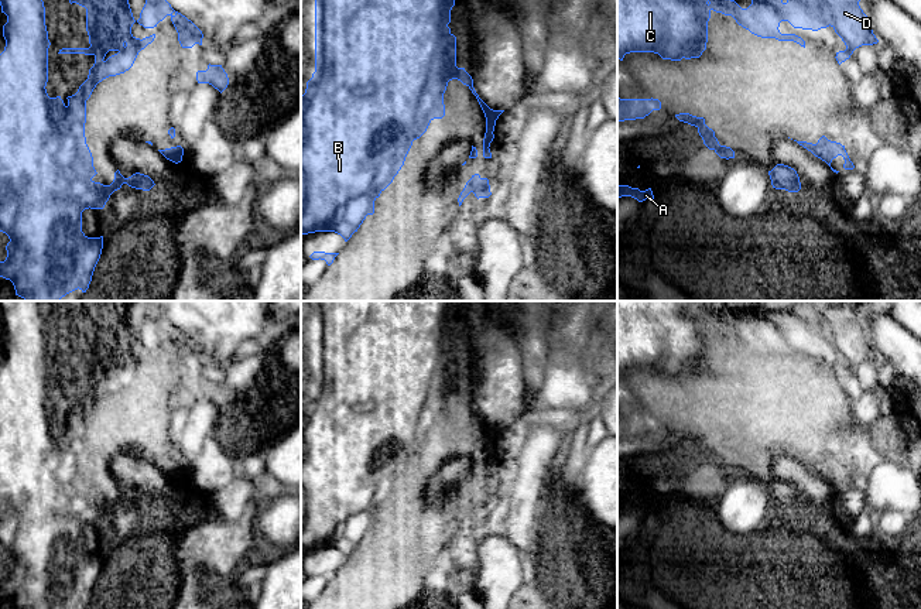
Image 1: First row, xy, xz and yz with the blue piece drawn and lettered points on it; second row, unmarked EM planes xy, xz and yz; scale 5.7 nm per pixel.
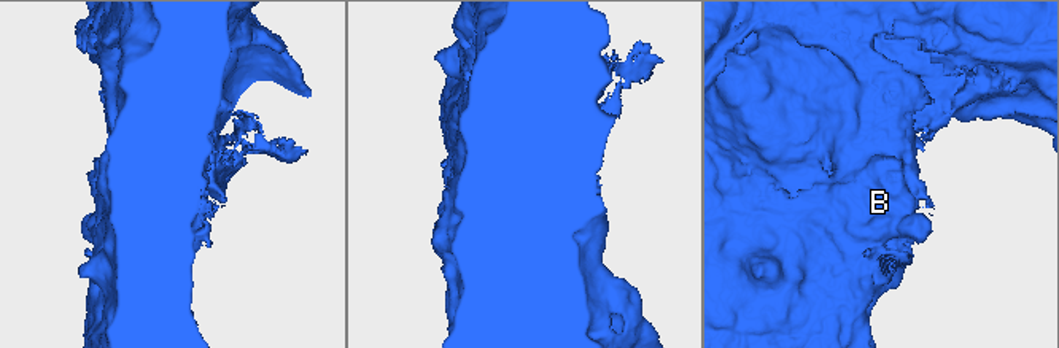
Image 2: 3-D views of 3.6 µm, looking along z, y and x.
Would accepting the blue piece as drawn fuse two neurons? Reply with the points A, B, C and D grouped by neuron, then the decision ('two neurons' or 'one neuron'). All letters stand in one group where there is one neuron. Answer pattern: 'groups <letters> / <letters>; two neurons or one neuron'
groups A B C D; one neuron

